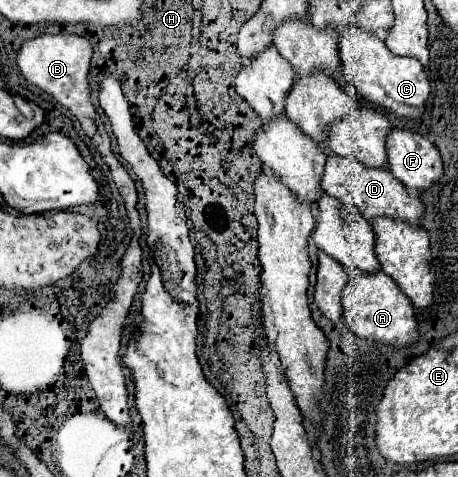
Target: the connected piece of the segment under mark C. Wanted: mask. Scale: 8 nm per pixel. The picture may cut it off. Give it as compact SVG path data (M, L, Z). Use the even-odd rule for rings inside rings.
M347 25L339 35L339 55L347 81L357 87L365 101L385 107L399 117L419 119L423 115L431 85L423 65L417 59L389 53L383 39L379 39L375 33L369 33L367 29L361 29L359 25Z

